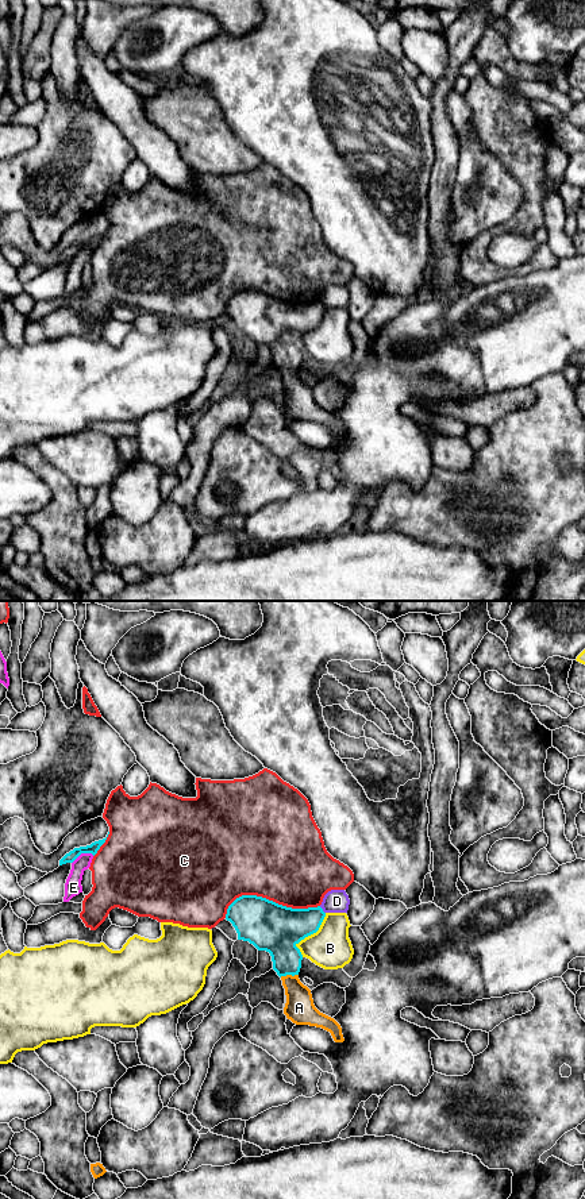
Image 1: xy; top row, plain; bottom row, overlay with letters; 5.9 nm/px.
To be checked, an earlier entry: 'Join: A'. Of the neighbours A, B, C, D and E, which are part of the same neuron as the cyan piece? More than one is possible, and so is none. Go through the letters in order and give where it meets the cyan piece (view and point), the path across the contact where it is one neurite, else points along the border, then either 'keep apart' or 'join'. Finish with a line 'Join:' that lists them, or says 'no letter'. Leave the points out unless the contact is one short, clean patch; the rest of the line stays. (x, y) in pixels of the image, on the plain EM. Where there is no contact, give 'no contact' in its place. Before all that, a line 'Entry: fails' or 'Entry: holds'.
Entry: holds
A: contact xy (288, 369); way xy (277, 328), (287, 353), (288, 369), (299, 392), (299, 403); join
B: contact xy (310, 330); keep apart
C: contact xy (268, 295); keep apart
D: contact xy (322, 305); keep apart
E: contact xy (83, 247); border xy (93, 250), (81, 249), (72, 258); keep apart
Join: A

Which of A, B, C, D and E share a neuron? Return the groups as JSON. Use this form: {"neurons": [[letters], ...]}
{"neurons": [["A"], ["B"], ["C"], ["D"], ["E"]]}

